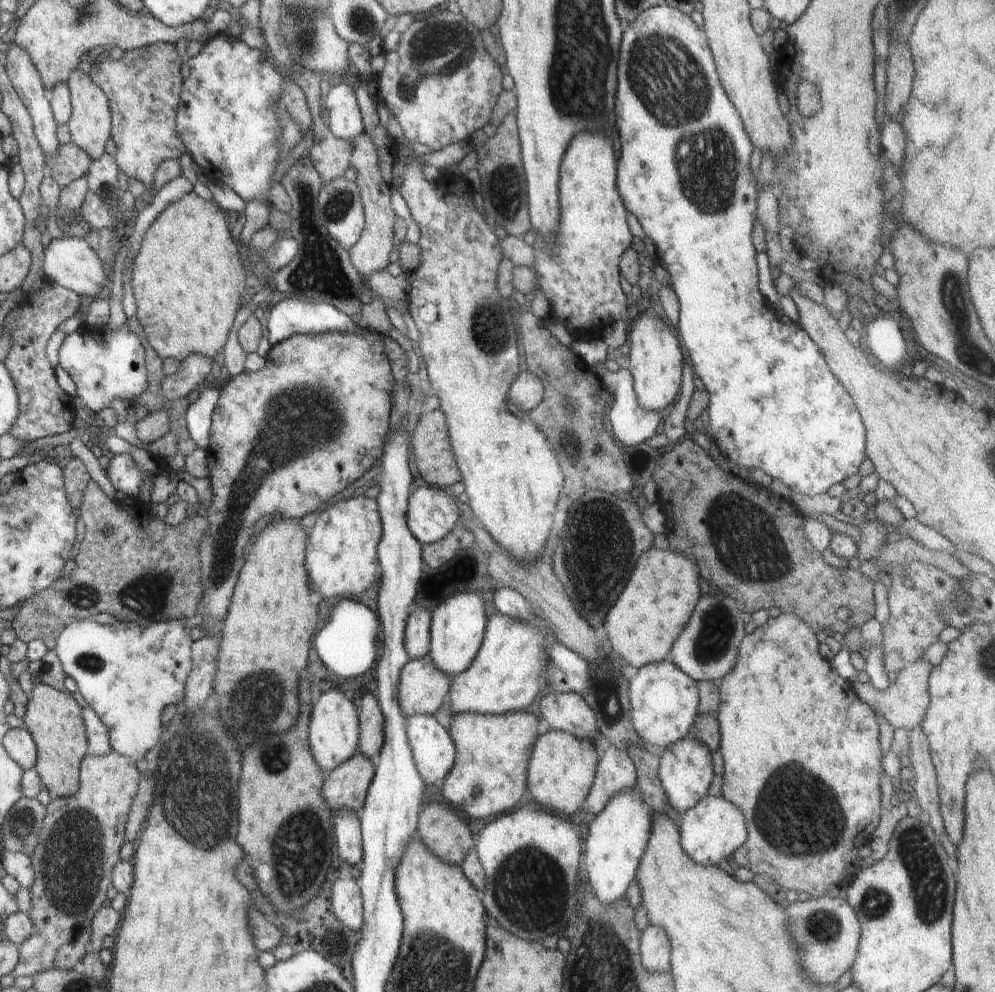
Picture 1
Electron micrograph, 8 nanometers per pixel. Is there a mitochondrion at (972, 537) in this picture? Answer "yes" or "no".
no

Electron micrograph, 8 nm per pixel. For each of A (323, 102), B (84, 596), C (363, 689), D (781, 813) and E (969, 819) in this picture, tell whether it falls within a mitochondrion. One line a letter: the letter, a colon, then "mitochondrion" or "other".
A: other
B: mitochondrion
C: other
D: mitochondrion
E: other

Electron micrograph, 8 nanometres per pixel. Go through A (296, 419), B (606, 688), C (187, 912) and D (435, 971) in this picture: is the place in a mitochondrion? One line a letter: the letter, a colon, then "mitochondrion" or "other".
A: mitochondrion
B: mitochondrion
C: other
D: mitochondrion

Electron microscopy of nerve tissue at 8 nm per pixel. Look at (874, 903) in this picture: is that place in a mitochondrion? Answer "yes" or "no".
yes

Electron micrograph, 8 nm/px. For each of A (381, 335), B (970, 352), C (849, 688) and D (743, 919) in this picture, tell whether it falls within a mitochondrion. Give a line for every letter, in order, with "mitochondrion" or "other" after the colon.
A: other
B: mitochondrion
C: other
D: other

